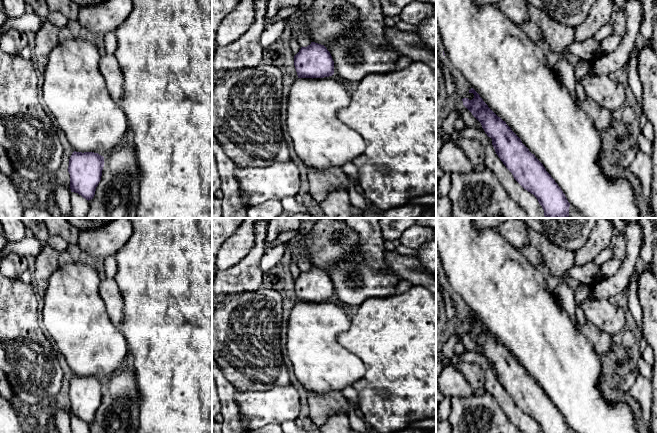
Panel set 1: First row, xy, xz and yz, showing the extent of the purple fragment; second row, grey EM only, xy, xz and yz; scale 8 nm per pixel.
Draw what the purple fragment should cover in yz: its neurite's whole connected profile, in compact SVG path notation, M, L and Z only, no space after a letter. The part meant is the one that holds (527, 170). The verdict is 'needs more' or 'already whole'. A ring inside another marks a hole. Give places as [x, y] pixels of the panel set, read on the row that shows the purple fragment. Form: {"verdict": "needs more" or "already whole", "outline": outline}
{"verdict": "already whole", "outline": "M473 88L469 93L473 93L474 98L463 98L463 105L481 123L492 139L496 154L514 179L537 198L546 218L569 218L570 203L543 164Z"}

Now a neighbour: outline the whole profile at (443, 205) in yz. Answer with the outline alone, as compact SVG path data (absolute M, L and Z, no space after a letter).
M448 196L439 197L436 201L436 218L451 218L452 206Z

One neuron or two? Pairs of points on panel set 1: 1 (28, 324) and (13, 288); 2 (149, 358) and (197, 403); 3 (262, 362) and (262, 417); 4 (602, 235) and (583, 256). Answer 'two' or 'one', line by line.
1: one
2: one
3: two
4: one

